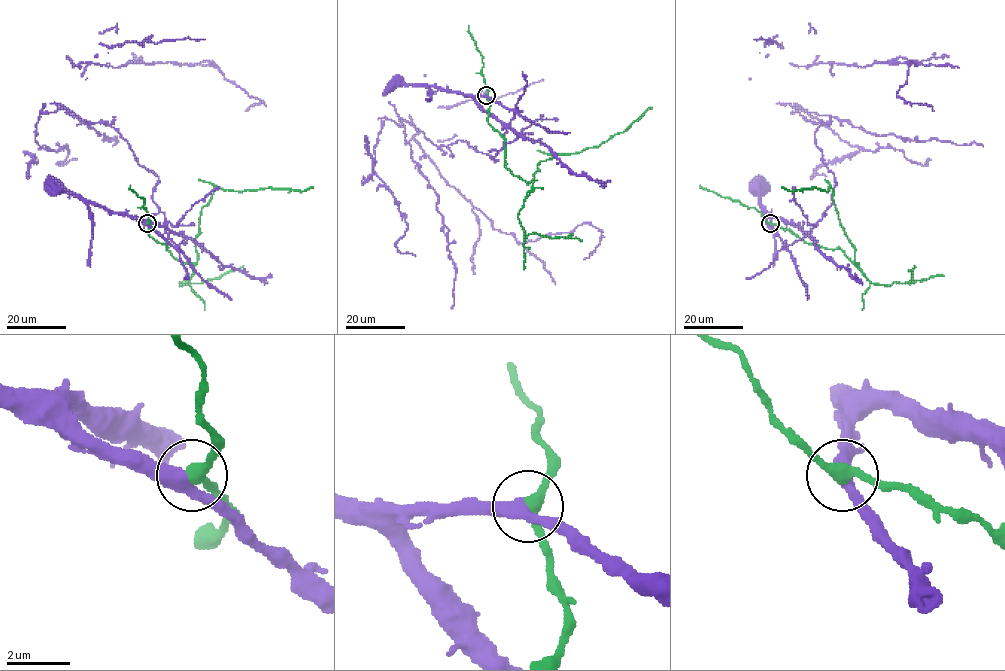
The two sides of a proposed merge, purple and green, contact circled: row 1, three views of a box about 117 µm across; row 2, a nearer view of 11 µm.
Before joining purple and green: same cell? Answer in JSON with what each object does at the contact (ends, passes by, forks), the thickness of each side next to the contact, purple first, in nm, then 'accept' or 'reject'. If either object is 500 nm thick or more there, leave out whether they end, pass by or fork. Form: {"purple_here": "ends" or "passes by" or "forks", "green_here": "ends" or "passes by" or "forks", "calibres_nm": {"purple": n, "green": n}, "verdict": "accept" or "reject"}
{"purple_here": "passes by", "green_here": "passes by", "calibres_nm": {"purple": 400, "green": 360}, "verdict": "reject"}

